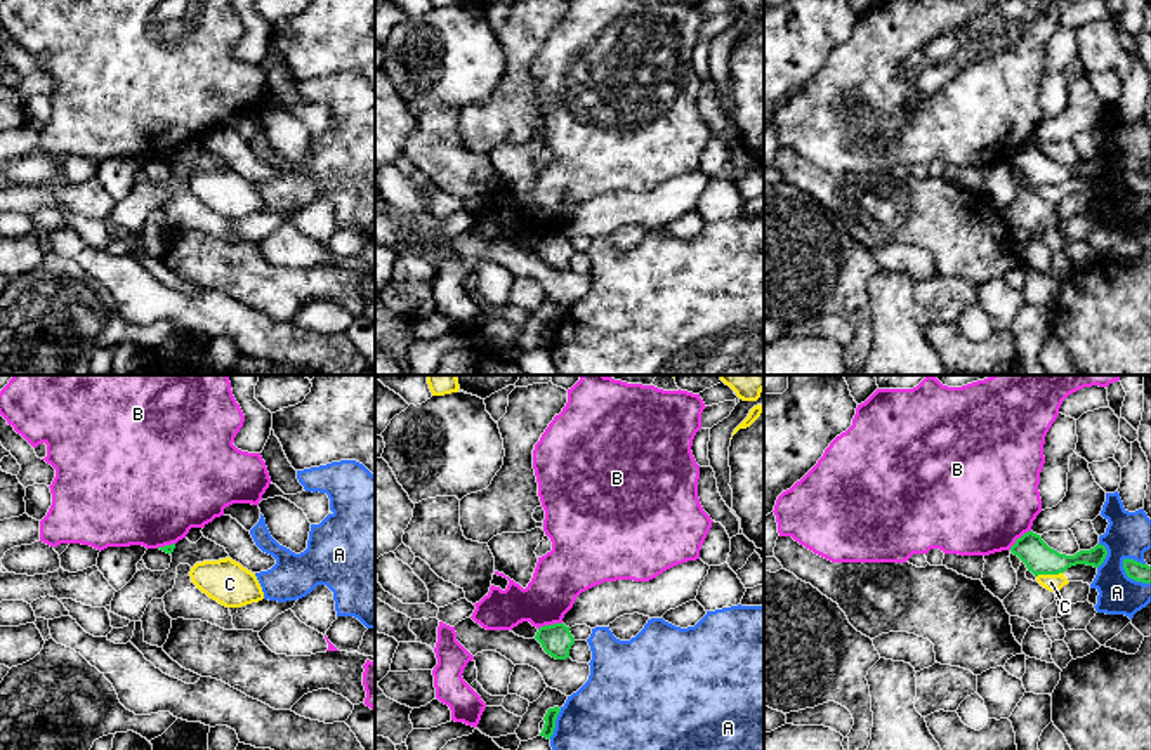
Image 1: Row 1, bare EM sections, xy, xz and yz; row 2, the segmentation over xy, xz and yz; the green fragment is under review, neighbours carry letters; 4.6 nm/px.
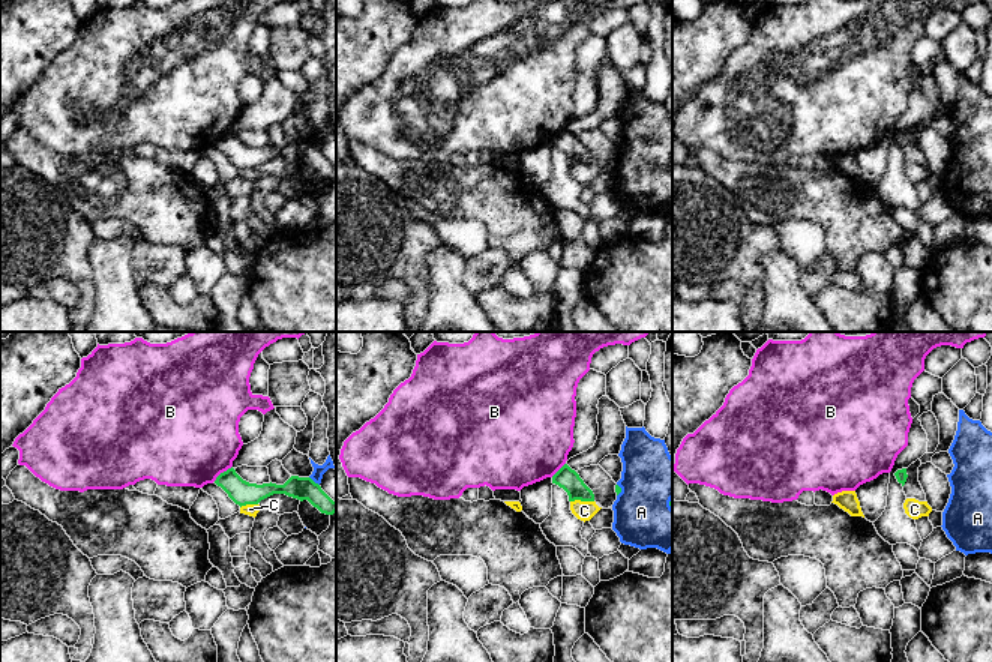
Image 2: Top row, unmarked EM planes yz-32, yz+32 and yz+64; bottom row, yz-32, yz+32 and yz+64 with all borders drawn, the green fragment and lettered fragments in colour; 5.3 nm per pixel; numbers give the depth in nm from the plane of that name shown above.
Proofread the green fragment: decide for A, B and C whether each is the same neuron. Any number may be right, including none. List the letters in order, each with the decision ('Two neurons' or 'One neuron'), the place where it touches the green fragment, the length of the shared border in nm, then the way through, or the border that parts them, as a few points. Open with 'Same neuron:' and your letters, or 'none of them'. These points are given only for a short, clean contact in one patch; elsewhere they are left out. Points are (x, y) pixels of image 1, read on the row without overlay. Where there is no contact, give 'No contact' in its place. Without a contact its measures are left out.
Same neuron: none of them
A: Two neurons. Touches green at xz (554, 335). Shared border 160 nm
B: Two neurons. Touches green at yz (1018, 150). Shared border 140 nm. Boundary: yz (1030, 141), (1009, 160)
C: Two neurons. Touches green at yz (1049, 184). Shared border 130 nm. Boundary: yz (1063, 183), (1037, 188)

